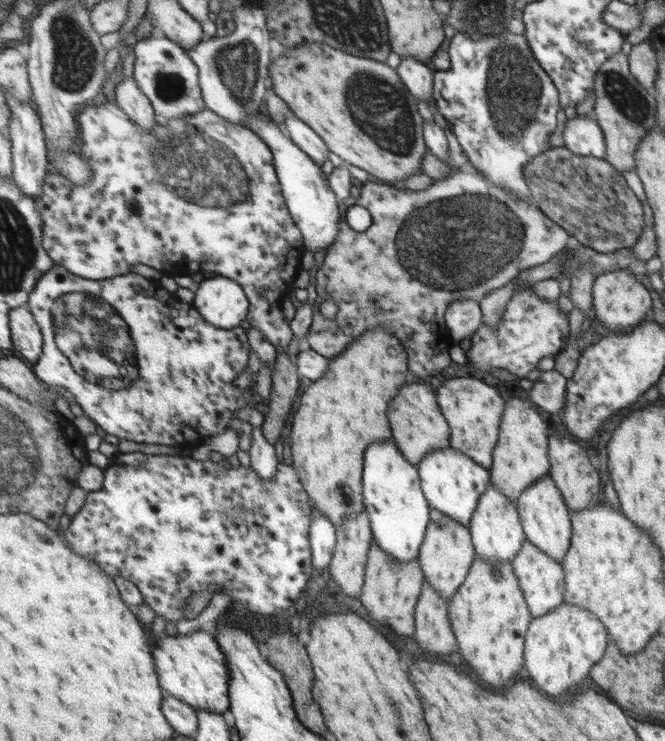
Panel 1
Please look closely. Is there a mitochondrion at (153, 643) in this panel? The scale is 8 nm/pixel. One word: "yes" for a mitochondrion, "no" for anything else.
no

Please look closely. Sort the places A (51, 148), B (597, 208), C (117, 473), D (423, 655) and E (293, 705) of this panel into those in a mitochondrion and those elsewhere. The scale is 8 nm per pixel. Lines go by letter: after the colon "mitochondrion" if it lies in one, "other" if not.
A: other
B: mitochondrion
C: other
D: other
E: other

